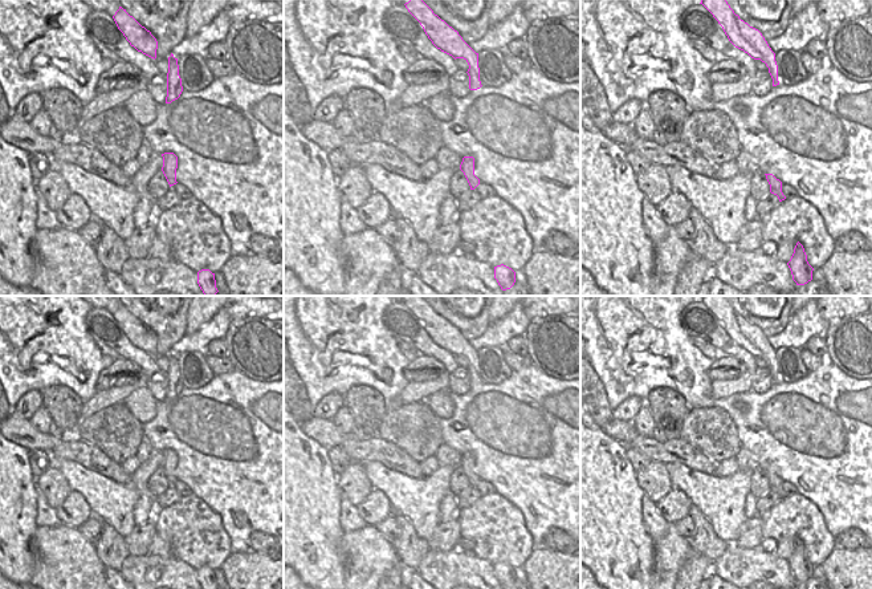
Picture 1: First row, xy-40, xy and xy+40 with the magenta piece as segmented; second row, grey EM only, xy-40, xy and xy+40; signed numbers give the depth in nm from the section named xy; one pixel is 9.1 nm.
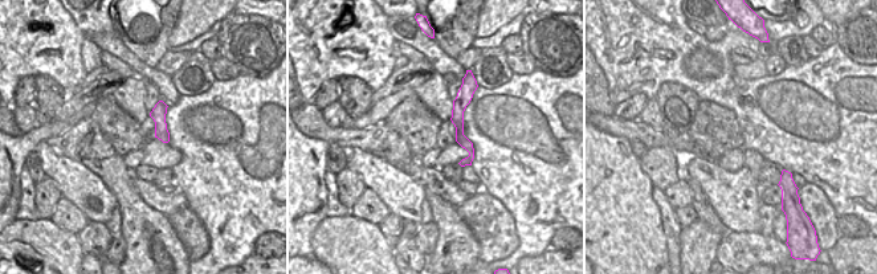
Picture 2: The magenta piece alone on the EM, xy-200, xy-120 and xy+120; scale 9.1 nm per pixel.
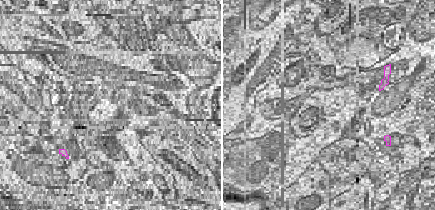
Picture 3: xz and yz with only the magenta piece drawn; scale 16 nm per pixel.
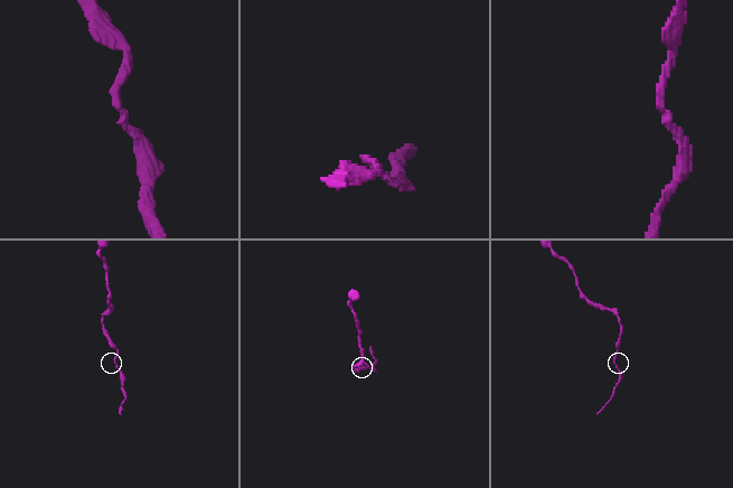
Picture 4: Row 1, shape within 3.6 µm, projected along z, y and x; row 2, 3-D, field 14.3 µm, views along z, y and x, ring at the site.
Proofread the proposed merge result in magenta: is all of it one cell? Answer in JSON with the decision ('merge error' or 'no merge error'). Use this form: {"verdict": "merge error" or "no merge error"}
{"verdict": "no merge error"}

